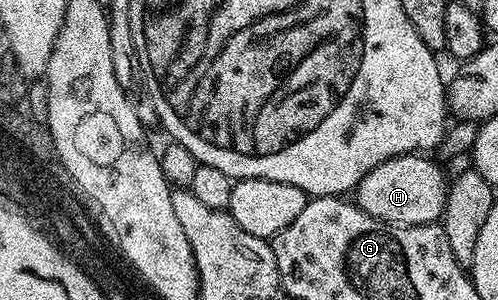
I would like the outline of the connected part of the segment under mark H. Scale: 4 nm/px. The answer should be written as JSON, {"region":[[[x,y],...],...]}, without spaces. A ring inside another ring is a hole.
{"region":[[[403,154],[378,164],[354,190],[355,203],[369,216],[396,225],[425,225],[436,222],[447,199],[444,170],[422,154]]]}

